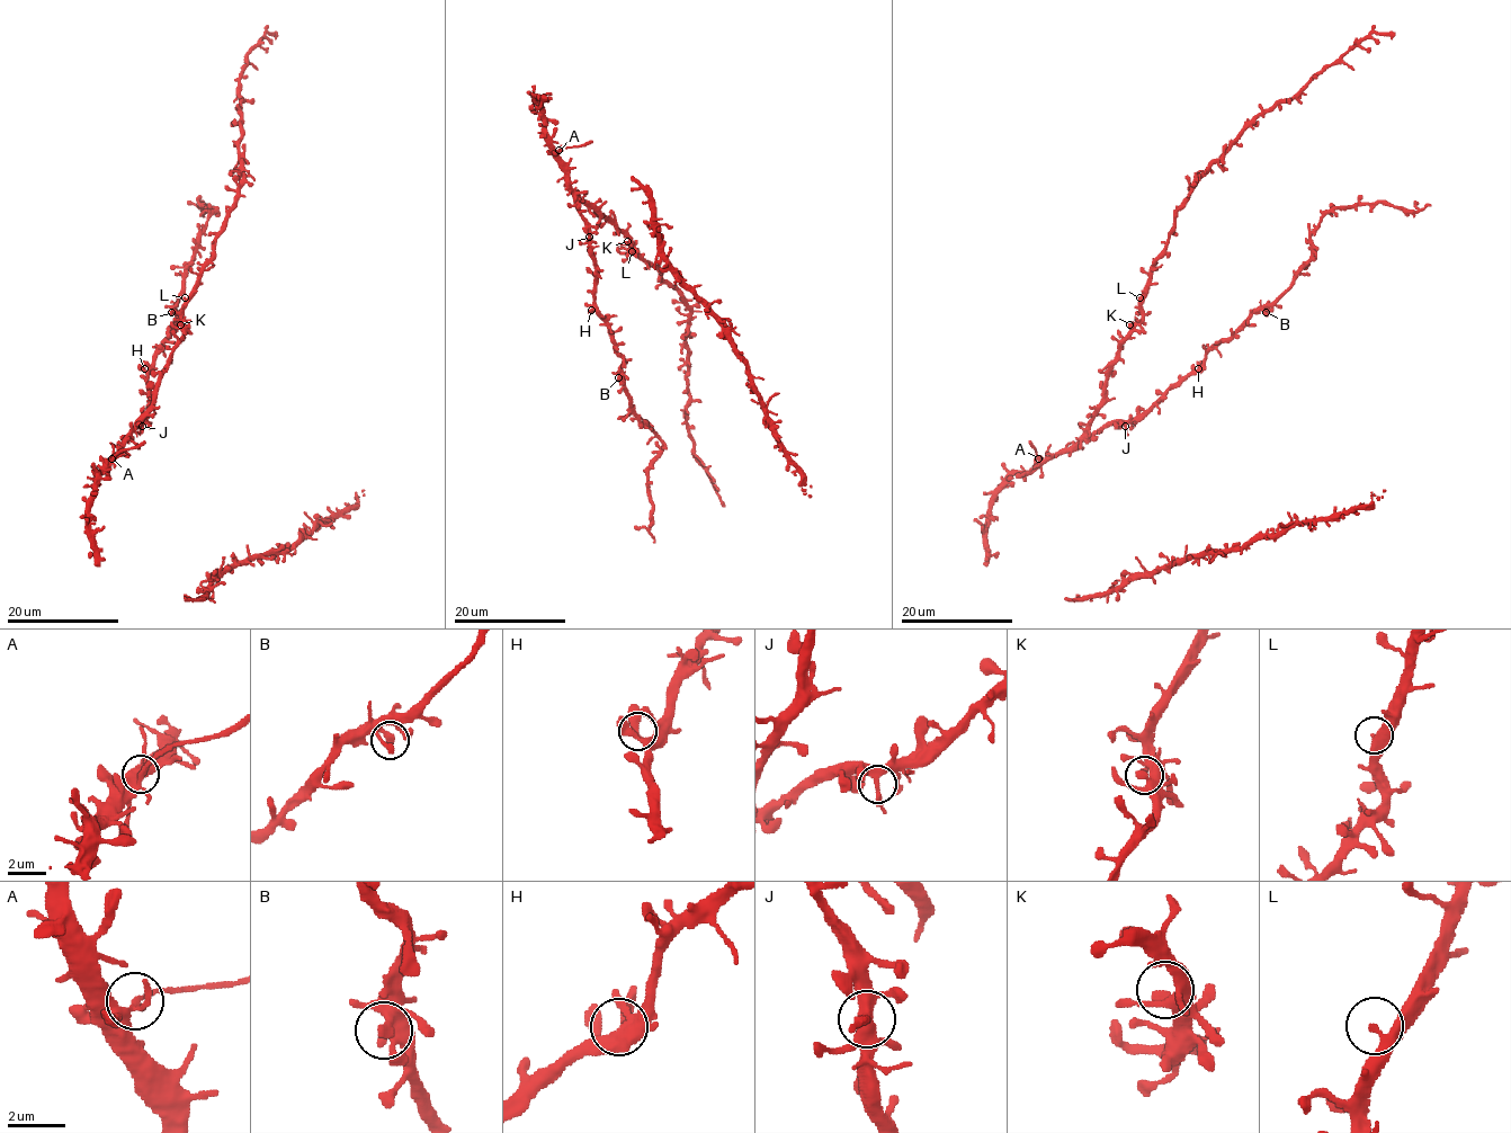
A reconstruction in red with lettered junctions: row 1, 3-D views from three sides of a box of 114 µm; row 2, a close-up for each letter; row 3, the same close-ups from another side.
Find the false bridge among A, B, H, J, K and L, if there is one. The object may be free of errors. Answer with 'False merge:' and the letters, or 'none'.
False merge: A

